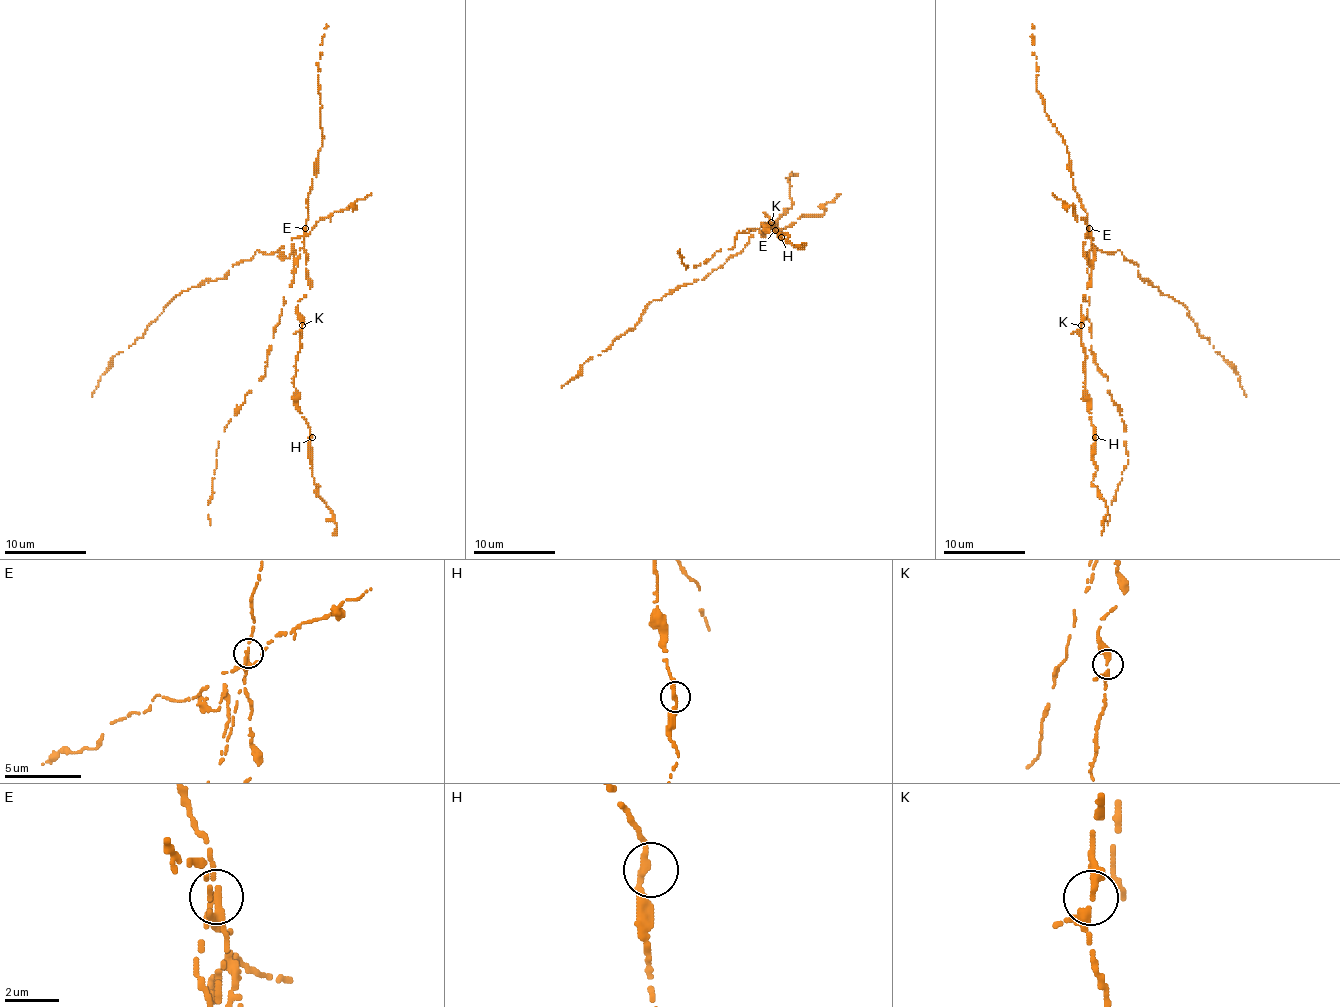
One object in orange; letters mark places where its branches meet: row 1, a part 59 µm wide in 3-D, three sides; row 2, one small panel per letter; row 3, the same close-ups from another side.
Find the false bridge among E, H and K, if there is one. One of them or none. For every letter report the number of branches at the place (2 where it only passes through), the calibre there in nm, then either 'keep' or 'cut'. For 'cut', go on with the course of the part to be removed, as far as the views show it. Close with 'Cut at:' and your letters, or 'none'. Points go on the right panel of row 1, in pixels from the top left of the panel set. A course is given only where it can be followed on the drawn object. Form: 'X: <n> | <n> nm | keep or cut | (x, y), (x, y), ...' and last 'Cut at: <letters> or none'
E: 3 | 240 nm | cut | (1089, 228), (1087, 258), (1093, 248), (1120, 250), (1144, 281), (1189, 311), (1199, 333), (1240, 376), (1246, 397)
H: 2 | 260 nm | keep
K: 3 | 240 nm | keep
Cut at: E

